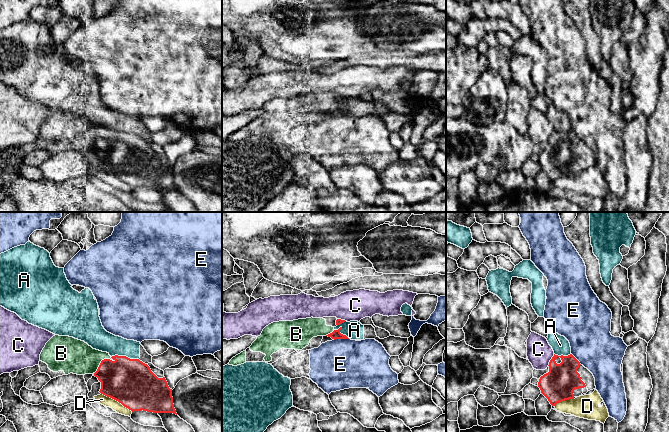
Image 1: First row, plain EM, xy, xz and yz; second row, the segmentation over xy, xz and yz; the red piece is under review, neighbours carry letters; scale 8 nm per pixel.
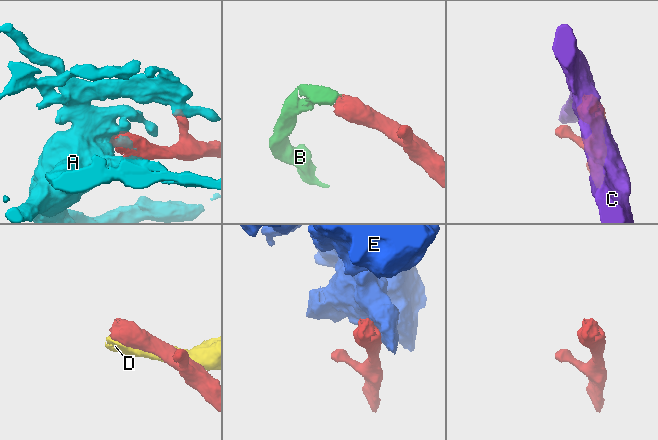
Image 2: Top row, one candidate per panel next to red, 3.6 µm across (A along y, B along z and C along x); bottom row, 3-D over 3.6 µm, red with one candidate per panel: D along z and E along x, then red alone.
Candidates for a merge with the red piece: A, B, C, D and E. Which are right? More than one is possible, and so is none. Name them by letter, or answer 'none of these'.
B

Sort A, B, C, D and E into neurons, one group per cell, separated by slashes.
A / B / C / D / E

